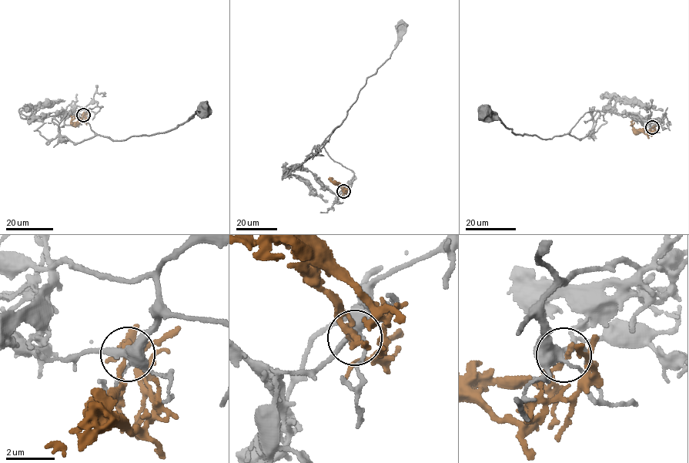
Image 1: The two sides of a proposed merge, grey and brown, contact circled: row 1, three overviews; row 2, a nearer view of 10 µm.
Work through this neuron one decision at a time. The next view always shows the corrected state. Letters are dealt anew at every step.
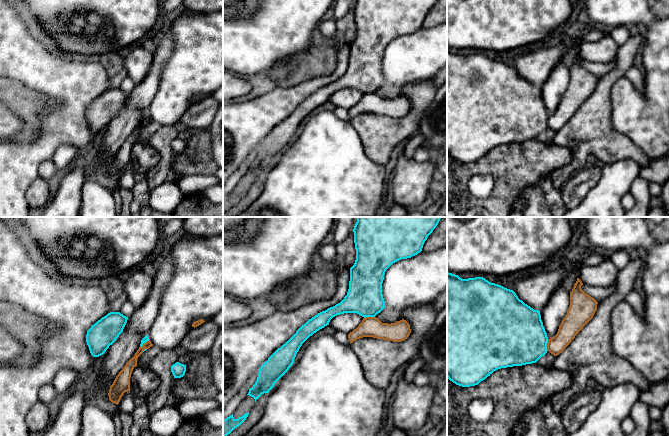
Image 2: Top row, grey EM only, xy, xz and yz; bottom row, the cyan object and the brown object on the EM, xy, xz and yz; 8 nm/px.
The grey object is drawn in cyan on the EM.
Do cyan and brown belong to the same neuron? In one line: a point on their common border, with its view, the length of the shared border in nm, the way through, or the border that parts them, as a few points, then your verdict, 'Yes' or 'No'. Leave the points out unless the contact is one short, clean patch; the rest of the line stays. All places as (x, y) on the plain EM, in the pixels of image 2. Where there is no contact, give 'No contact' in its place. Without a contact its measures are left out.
Touches cyan at yz (546, 121). Shared border 100 nm. Path across: yz (516, 113), (546, 121), (552, 121), (570, 102). Yes

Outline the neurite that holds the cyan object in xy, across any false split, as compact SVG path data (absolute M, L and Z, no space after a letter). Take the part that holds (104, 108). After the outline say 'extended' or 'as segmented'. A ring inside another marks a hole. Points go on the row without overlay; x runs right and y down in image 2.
M110 88L87 107L86 118L93 133L103 131L112 121L127 99L128 93L120 88Z; as segmented

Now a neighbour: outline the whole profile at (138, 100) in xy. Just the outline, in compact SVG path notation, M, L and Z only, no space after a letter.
M168 29L153 54L153 63L146 77L128 93L123 108L103 130L103 143L98 153L102 160L113 160L116 152L140 123L141 116L148 111L158 88L161 70L173 51L173 36Z

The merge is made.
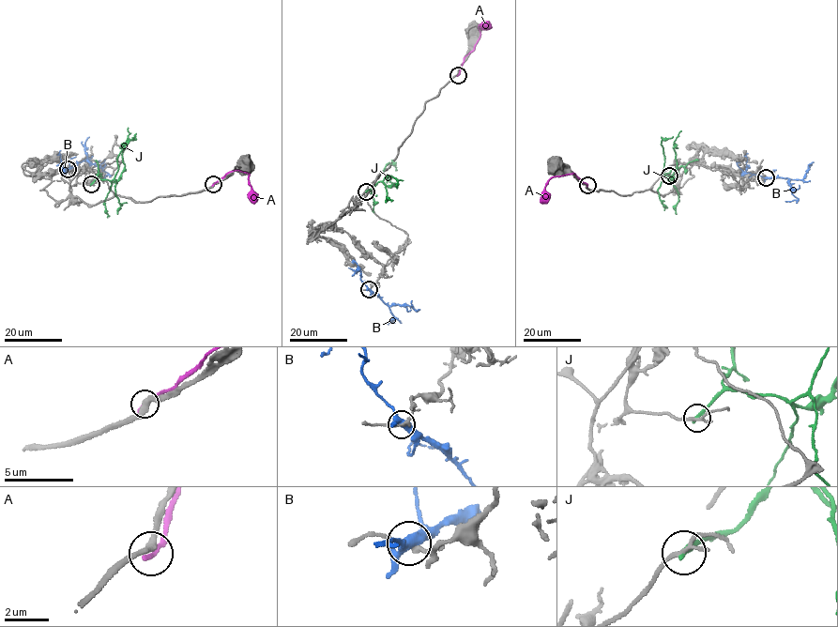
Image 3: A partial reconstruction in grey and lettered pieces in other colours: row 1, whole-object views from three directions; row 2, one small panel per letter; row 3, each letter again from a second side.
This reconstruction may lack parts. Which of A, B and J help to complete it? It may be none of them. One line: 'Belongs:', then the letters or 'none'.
Belongs: none

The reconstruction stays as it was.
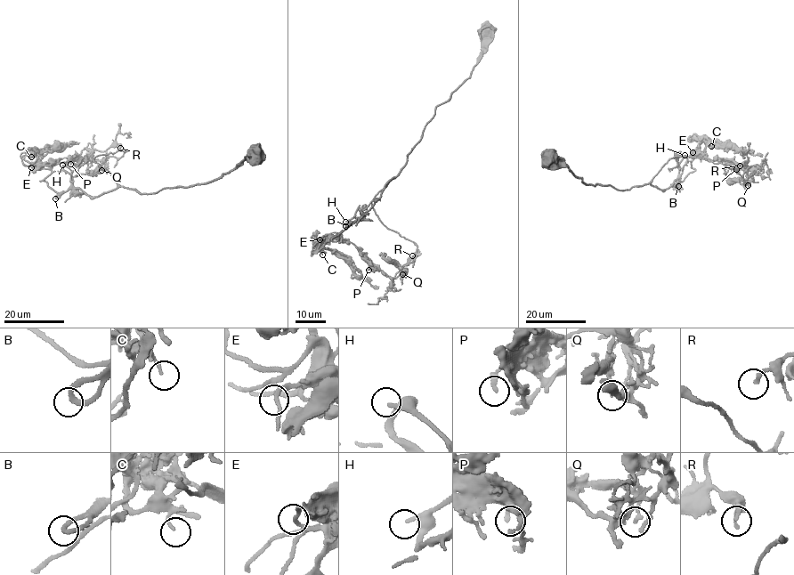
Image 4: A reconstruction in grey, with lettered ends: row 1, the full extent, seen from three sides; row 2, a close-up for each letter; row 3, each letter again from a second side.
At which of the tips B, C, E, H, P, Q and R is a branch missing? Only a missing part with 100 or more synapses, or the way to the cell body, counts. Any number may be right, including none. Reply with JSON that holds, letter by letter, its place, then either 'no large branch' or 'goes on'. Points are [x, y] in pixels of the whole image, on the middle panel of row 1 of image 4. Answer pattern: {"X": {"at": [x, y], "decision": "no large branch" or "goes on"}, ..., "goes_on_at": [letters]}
{"B": {"at": [345, 226], "decision": "no large branch"}, "C": {"at": [322, 255], "decision": "no large branch"}, "E": {"at": [320, 239], "decision": "no large branch"}, "H": {"at": [345, 222], "decision": "goes on"}, "P": {"at": [368, 270], "decision": "no large branch"}, "Q": {"at": [402, 274], "decision": "goes on"}, "R": {"at": [412, 255], "decision": "no large branch"}, "goes_on_at": ["H", "Q"]}

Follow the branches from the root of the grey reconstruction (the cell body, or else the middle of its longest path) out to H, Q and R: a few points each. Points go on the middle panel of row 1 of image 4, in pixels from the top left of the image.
H: (487, 30), (482, 52), (469, 77), (436, 107), (405, 166), (388, 181), (371, 209), (345, 222)
Q: (487, 30), (469, 77), (436, 107), (405, 166), (371, 201), (379, 220), (417, 246), (417, 256), (402, 274)
R: (487, 30), (469, 77), (436, 107), (405, 166), (371, 201), (379, 220), (417, 246), (402, 268), (412, 255)

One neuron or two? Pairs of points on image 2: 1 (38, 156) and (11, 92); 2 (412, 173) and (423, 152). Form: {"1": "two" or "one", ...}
{"1": "two", "2": "two"}

